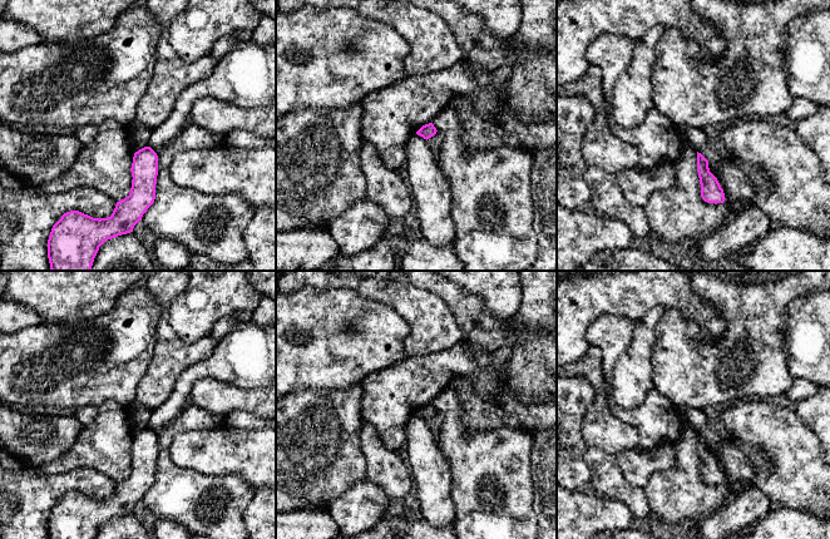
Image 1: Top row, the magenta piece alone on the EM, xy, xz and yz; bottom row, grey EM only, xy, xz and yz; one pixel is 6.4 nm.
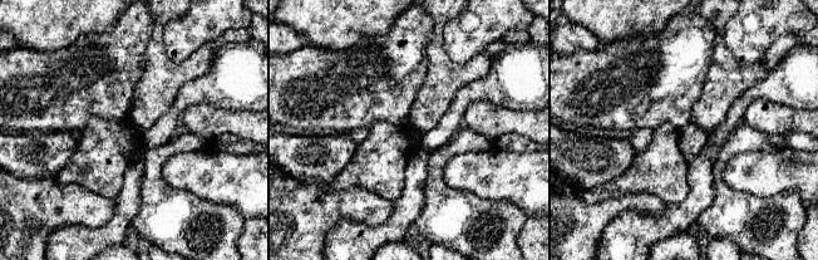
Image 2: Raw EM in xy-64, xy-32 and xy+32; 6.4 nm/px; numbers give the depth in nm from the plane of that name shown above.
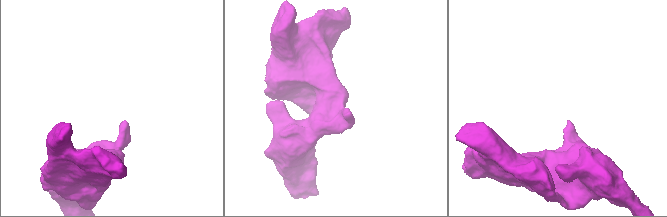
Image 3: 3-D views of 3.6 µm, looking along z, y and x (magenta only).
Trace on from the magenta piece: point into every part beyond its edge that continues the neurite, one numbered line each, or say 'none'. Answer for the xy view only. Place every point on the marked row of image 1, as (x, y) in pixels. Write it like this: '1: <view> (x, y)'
none

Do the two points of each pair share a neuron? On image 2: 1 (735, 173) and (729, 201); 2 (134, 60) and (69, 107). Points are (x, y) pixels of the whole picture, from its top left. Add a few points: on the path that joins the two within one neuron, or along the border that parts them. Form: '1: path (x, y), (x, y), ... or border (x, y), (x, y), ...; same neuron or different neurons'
1: border (728, 160), (723, 180), (735, 190), (760, 196); different neurons
2: path (118, 72), (99, 79), (85, 91); same neuron

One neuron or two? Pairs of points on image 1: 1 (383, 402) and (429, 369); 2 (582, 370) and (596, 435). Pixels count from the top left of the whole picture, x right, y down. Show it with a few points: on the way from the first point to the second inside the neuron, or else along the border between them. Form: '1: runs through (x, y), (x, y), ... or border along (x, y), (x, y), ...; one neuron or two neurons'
1: runs through (394, 395), (418, 380); one neuron
2: runs through (598, 384), (598, 419); one neuron

